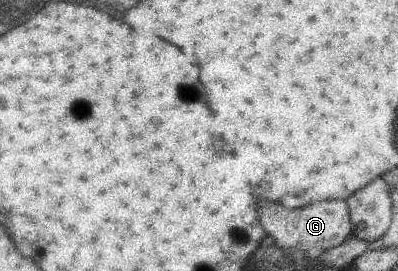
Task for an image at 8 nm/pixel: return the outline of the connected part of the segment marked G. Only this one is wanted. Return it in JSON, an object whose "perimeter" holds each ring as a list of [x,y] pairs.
{"perimeter":[[[328,200],[300,209],[285,210],[273,202],[259,202],[259,220],[267,235],[273,237],[279,248],[297,247],[307,255],[324,253],[343,244],[353,235],[347,201]]]}

